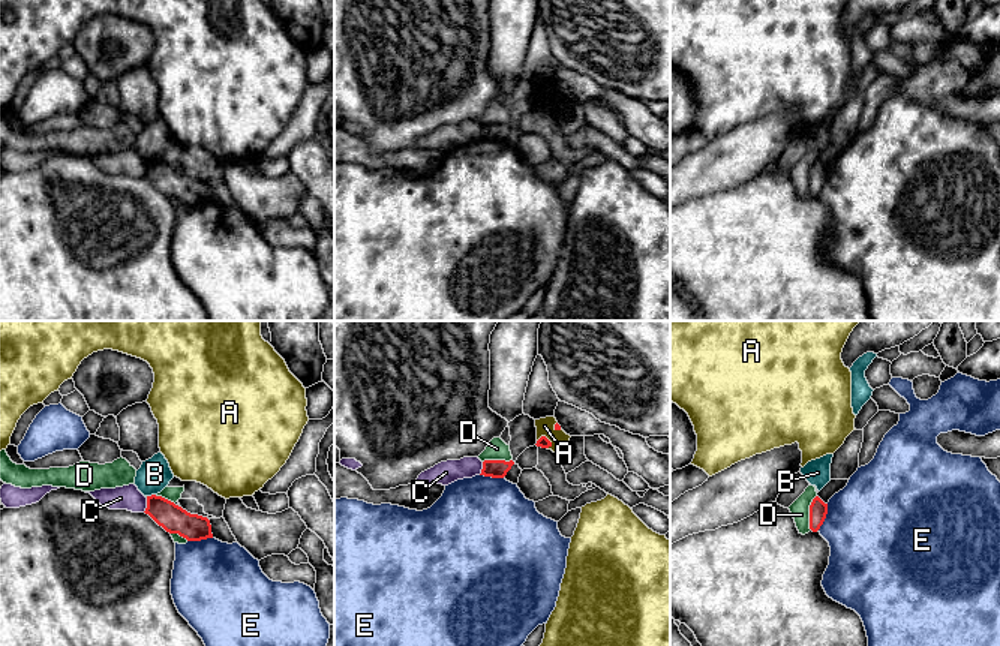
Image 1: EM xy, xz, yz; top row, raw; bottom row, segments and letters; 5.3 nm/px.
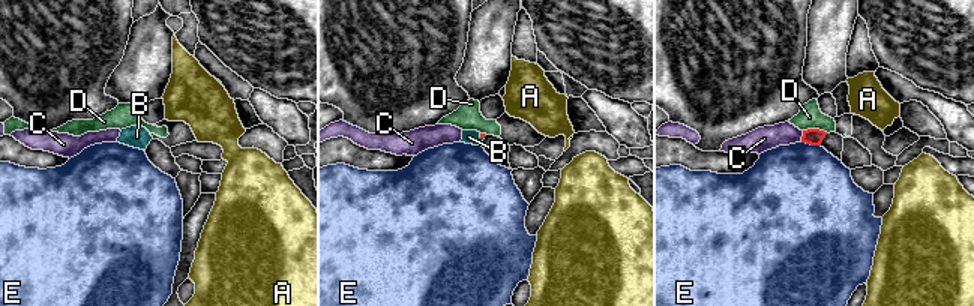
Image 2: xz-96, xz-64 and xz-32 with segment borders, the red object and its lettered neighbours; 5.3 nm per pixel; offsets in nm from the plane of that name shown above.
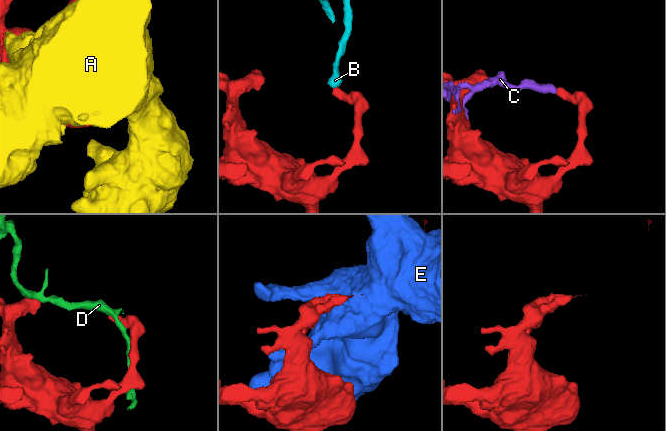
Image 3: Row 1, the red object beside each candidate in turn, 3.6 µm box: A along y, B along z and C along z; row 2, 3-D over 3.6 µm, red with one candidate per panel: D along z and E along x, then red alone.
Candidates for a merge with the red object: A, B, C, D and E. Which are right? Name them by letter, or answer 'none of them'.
none of them

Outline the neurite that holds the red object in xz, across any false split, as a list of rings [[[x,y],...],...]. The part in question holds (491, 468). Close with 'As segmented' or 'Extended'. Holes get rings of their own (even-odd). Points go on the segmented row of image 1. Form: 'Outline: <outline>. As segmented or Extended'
Outline: [[[484,460],[480,475],[492,477],[492,478],[504,478],[507,475],[507,472],[511,469],[513,465],[514,465],[513,460],[510,460],[510,462],[505,462],[505,460]]]. As segmented

